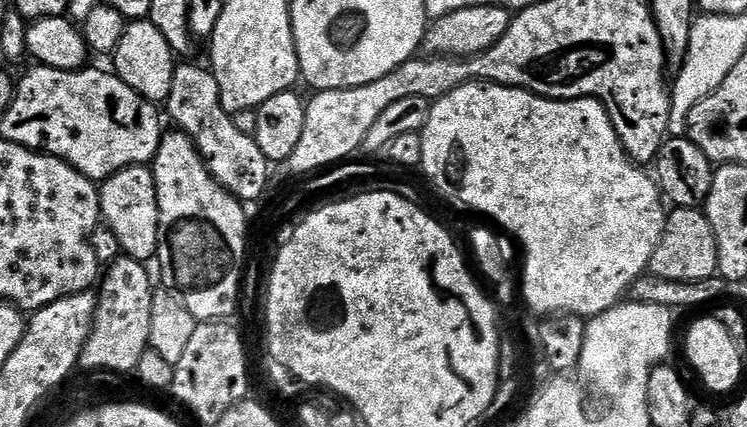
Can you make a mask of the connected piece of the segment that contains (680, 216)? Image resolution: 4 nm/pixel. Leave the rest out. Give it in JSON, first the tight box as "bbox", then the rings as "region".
{"bbox":[648,207,718,283],"region":[[[673,207],[664,221],[664,232],[660,235],[648,272],[658,278],[676,280],[678,283],[698,283],[715,277],[718,272],[718,248],[714,232],[699,208]]]}

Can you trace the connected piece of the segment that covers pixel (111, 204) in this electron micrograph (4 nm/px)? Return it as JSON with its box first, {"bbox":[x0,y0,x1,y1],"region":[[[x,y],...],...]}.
{"bbox":[99,164,158,262],"region":[[[135,164],[115,172],[99,185],[100,214],[103,223],[108,224],[116,244],[123,255],[131,260],[148,262],[155,257],[158,246],[158,190],[154,186],[151,167]]]}

